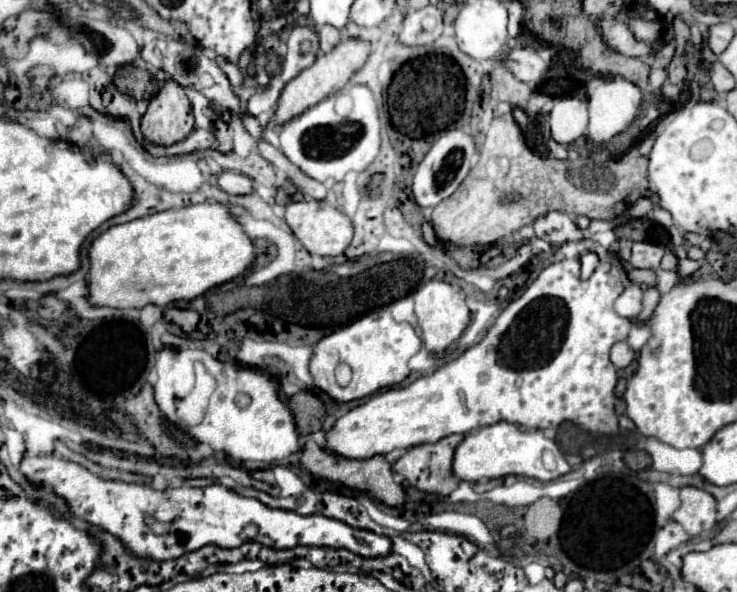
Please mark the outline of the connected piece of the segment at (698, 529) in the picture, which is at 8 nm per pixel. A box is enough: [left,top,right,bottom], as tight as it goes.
[675,487,717,537]

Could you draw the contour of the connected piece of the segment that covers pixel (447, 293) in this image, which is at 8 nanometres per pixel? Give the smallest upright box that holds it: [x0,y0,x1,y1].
[413,279,469,353]

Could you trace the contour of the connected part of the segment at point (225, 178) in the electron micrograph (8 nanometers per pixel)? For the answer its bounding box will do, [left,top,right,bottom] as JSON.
[219,171,253,195]

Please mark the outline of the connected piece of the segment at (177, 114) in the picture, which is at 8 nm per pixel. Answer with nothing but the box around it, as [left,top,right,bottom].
[141,79,193,145]

